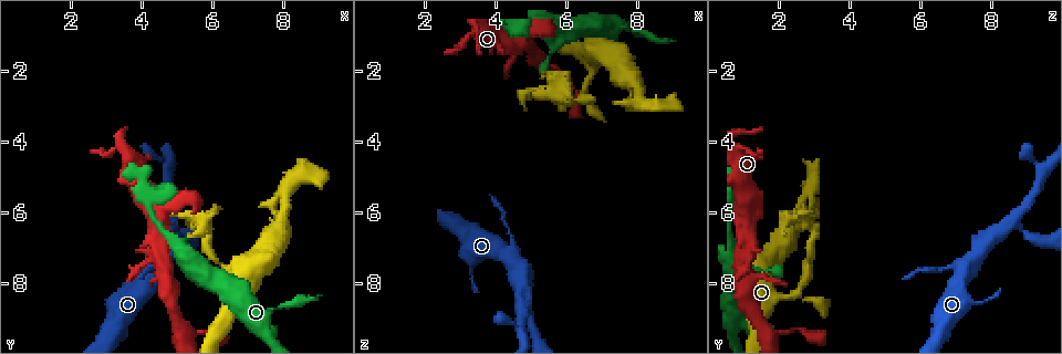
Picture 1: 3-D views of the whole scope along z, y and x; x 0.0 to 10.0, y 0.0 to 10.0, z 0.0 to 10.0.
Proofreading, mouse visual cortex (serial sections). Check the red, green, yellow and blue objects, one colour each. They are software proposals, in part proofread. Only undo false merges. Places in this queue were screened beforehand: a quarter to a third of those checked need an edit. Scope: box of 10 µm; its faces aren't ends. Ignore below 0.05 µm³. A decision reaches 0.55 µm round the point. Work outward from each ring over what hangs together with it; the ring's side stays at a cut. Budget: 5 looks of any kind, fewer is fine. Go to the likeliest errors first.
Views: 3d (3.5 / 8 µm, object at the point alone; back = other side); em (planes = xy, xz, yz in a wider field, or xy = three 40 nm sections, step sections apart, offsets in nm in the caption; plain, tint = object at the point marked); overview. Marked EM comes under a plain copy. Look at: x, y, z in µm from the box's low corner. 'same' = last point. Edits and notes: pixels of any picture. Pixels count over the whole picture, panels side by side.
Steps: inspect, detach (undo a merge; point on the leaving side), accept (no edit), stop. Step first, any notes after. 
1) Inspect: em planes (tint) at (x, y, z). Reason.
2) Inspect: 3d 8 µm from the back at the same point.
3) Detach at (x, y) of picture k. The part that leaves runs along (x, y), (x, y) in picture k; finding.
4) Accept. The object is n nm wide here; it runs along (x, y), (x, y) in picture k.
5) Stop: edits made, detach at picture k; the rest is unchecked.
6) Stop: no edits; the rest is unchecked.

Inspect: 3d 3.5 µm at (4.25, 5.65, 0.70). Calibre changes.

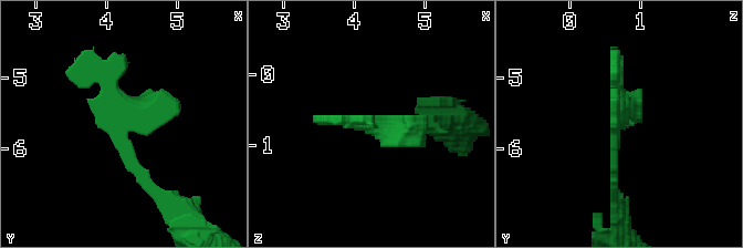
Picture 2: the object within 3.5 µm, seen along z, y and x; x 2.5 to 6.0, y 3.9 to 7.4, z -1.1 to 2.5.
Inspect: em xy step 3 (tint) at (4.20, 5.70, 0.70). Shape alone is not enough.

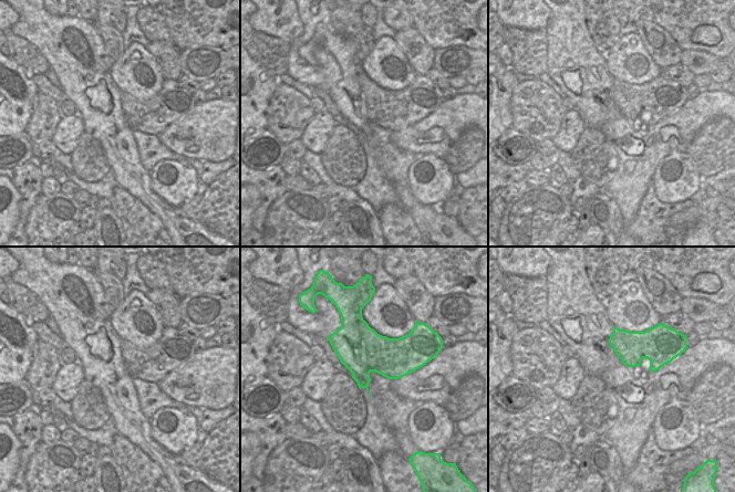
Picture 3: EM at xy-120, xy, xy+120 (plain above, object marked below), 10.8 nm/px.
Accept. The object is 500 nm wide here; it runs along (157, 190), (119, 126), (178, 106) in picture 2; all the same cell.

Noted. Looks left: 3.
Inspect: 3d 3.5 µm at (5.65, 6.25, 2.75). Abrupt turn.

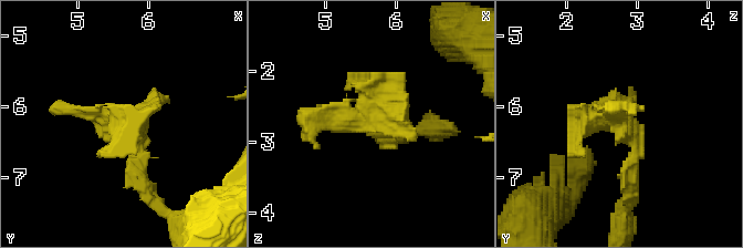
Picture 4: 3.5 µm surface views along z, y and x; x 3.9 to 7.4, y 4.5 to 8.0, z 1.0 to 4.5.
Inspect: em xy step 3 (tint) at (5.65, 6.20, 2.75).

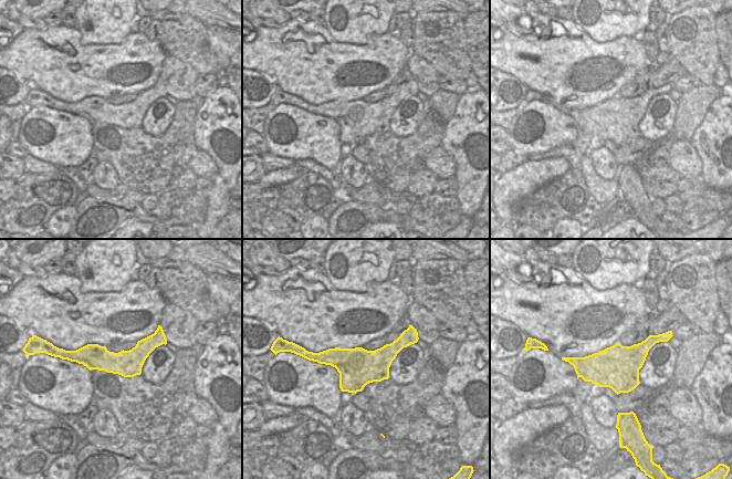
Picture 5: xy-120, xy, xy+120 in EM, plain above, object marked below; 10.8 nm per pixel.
Accept. All the same cell.

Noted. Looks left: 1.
Stop: no edits; the rest is unchecked.

